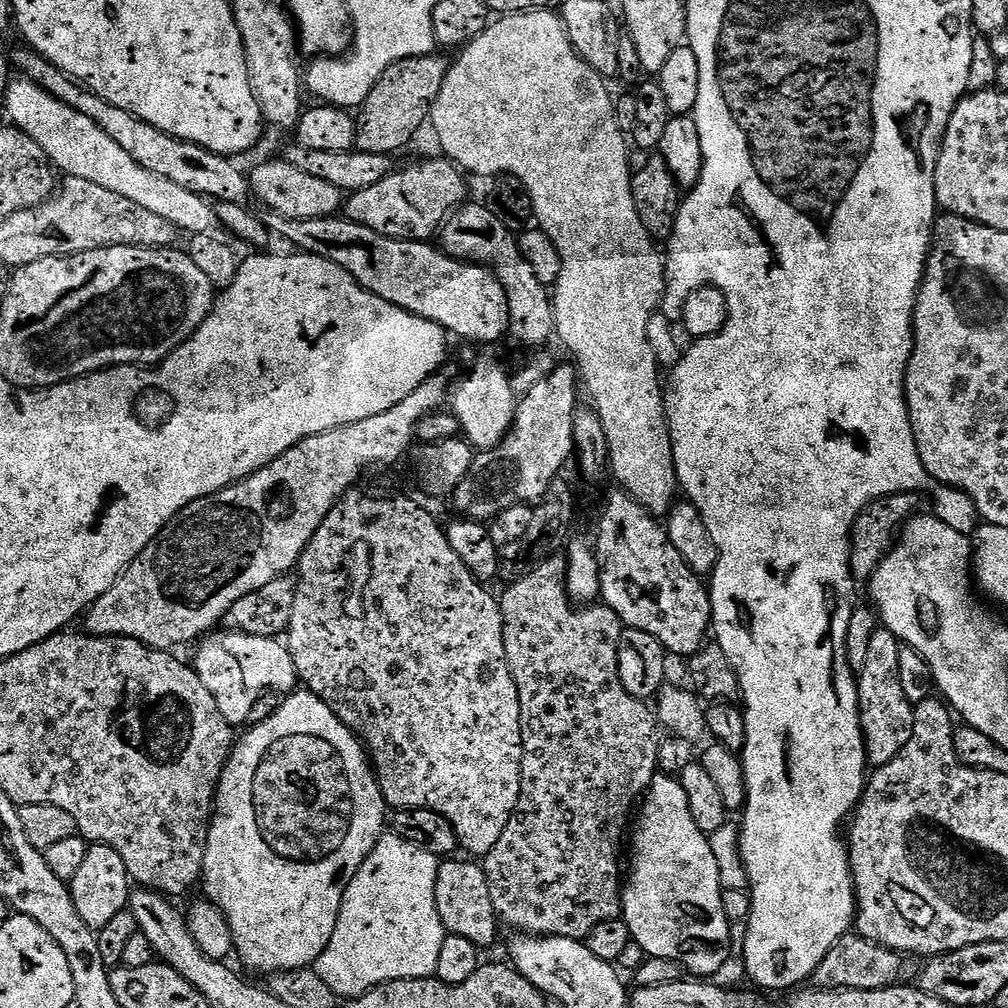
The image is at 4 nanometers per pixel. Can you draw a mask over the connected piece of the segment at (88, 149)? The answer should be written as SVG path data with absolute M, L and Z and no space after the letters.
M19 79L9 83L4 97L9 121L42 147L57 171L97 183L105 190L114 190L114 194L122 194L122 198L130 198L130 202L137 206L166 218L166 222L173 224L181 233L188 232L192 236L214 238L214 242L229 243L226 226L222 226L215 207L205 197L161 178L159 174L146 170L146 166L138 166L138 162L134 162L134 158L130 158L130 154L126 154L126 150L122 150L122 146L118 146L118 142L114 142L114 138L110 138L110 134L106 134L92 118L59 102L32 80Z

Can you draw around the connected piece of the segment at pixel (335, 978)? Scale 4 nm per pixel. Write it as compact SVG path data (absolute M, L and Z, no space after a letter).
M385 834L362 862L342 898L338 926L314 970L340 998L355 998L391 980L435 977L446 935L436 905L441 861L430 850Z

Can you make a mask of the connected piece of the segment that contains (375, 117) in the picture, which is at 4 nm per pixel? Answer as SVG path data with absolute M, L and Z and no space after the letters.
M440 54L415 56L409 60L399 60L382 74L382 78L370 90L370 94L359 105L360 116L355 117L356 147L355 151L366 154L392 156L400 152L420 132L420 127L429 123L432 103L442 90L449 61Z

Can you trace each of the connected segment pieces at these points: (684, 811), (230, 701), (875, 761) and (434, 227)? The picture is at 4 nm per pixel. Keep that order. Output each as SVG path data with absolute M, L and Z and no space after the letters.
M658 774L653 778L646 799L639 805L630 848L631 844L632 873L629 876L627 873L622 888L622 918L626 926L630 926L634 943L642 946L645 957L676 960L696 978L715 977L712 975L722 971L724 963L732 956L734 924L728 919L723 906L725 889L720 886L714 850L706 833L698 830L698 822L694 822L694 814L690 814L686 790L675 775Z
M239 630L227 631L221 636L213 635L208 638L213 640L205 639L199 645L201 648L196 652L194 667L206 690L214 694L214 702L218 702L218 710L226 722L233 726L244 726L248 724L250 706L254 706L260 696L291 693L297 687L298 677L292 655L279 639L251 636Z
M880 626L870 638L866 666L858 669L860 686L860 725L864 731L864 746L873 765L888 764L910 742L914 730L914 706L902 690L898 654L902 645L893 632Z
M439 159L416 160L405 168L397 167L382 182L351 193L346 200L347 219L395 240L431 241L445 220L469 199L465 173L451 160Z

